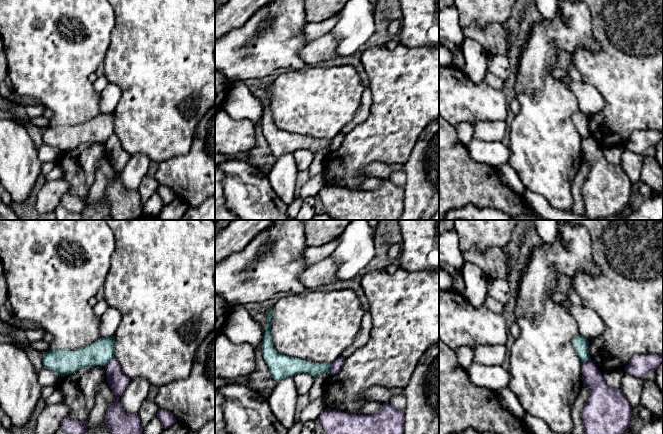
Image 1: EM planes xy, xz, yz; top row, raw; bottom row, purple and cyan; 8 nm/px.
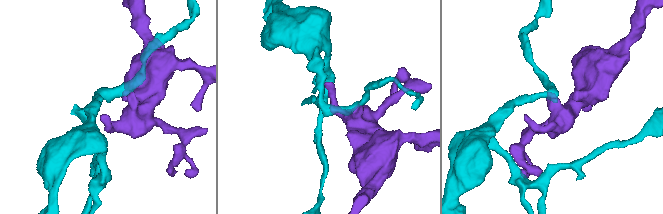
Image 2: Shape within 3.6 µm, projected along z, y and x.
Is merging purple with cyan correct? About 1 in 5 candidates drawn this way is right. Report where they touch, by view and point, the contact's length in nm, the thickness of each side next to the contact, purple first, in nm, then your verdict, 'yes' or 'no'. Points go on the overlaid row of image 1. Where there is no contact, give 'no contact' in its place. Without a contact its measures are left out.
xz (330, 368) | 90 nm | 90/110 nm | no

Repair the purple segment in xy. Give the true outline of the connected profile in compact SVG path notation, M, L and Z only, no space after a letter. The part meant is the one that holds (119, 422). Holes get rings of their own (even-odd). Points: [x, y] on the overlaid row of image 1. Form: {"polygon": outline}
{"polygon": "M115 357L105 365L105 370L107 382L114 395L113 403L104 419L110 434L143 434L139 416L126 413L118 401L130 378L123 373Z"}

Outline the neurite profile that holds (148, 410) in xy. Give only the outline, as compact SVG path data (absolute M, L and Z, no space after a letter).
M146 399L138 412L138 416L140 418L140 424L142 429L149 424L149 422L156 416L159 408L154 401Z

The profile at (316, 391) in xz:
M321 373L314 377L314 383L308 392L310 400L318 399L324 395L325 382L329 376L328 373Z

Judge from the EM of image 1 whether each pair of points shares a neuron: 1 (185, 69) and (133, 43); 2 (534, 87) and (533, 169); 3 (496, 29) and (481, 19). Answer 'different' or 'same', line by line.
1: same
2: same
3: different

